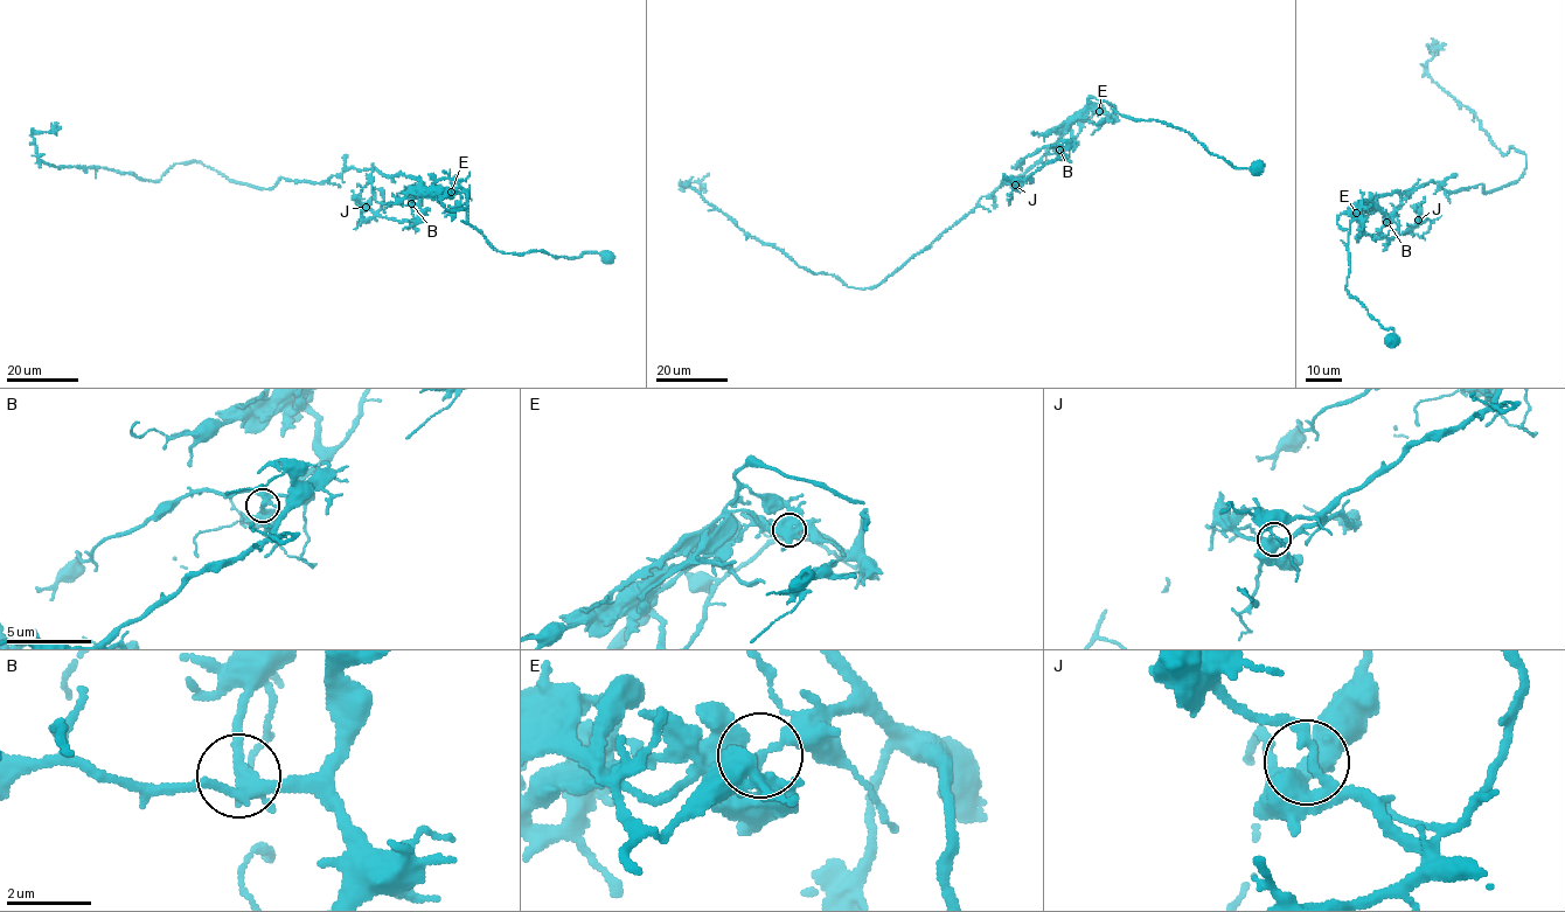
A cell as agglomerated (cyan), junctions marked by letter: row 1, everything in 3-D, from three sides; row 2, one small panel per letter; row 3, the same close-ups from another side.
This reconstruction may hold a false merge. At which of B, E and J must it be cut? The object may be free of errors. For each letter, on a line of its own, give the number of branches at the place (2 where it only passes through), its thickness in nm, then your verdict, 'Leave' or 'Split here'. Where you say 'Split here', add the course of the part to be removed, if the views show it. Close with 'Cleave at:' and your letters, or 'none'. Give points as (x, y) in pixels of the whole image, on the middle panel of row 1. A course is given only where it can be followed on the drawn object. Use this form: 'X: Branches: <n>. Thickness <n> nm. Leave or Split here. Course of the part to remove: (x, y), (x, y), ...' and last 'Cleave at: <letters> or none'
B: Branches: 3. Thickness 300 nm. Leave
E: Branches: 2. Thickness 300 nm. Split here. Course of the part to remove: (1099, 111), (1087, 99), (1090, 97), (1114, 105)
J: Branches: 3. Thickness 200 nm. Leave
Cleave at: E

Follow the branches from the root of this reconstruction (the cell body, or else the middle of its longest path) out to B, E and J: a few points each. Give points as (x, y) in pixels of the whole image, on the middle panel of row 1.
B: (1258, 166), (1235, 167), (1187, 132), (1126, 117), (1114, 106), (1112, 116), (1087, 118), (1069, 148), (1059, 150)
E: (1258, 166), (1235, 167), (1187, 132), (1162, 122), (1135, 120), (1117, 113), (1114, 106), (1111, 116), (1099, 111)
J: (1258, 166), (1235, 167), (1187, 132), (1126, 117), (1114, 106), (1112, 116), (1087, 118), (1061, 155), (1015, 185)

